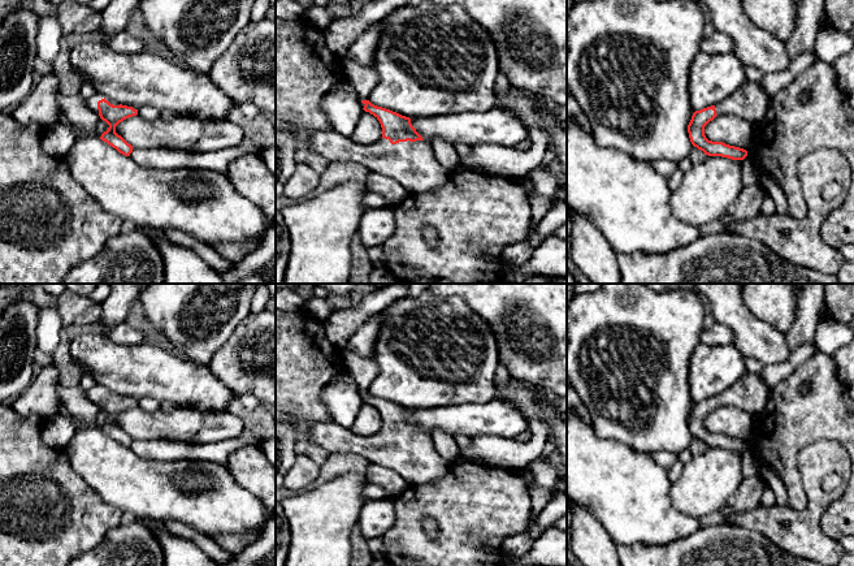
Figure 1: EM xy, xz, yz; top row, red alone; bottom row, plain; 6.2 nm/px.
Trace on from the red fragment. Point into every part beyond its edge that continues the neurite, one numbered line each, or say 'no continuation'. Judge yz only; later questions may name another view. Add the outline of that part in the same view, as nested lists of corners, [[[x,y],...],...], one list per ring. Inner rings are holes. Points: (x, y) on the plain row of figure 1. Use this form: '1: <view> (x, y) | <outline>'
1: yz (750, 393) | [[[746,371],[737,383],[716,396],[715,401],[718,407],[734,406],[755,416],[764,409],[768,390],[759,372],[751,373]]]

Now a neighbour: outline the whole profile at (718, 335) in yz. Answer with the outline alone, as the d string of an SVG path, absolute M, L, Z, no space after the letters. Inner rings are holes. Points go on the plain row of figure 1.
M715 323L711 327L703 327L701 330L701 342L706 345L733 345L734 336L733 332L723 324Z

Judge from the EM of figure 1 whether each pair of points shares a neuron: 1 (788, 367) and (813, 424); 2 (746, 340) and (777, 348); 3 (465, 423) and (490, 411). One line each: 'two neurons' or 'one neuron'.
1: two neurons
2: one neuron
3: one neuron

